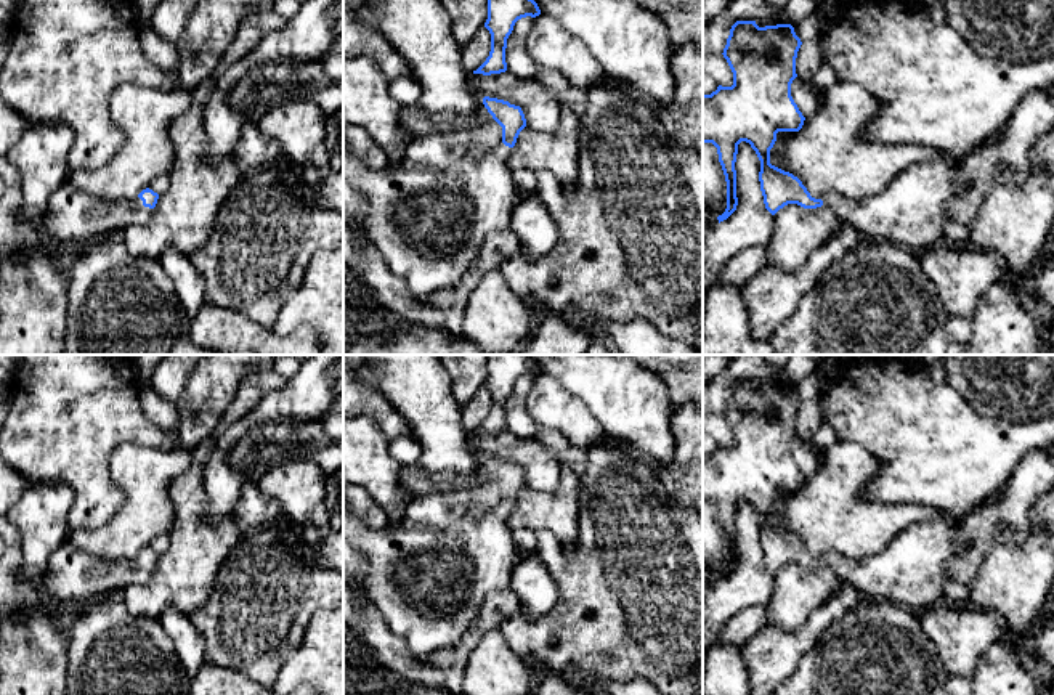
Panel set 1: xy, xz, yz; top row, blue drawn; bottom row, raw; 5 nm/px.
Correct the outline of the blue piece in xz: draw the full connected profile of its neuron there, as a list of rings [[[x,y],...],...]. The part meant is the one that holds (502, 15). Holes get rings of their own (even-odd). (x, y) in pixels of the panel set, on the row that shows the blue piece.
[[[488,0],[488,19],[484,27],[491,34],[491,51],[486,61],[473,74],[501,74],[507,71],[507,39],[518,19],[536,18],[541,10],[534,0]]]

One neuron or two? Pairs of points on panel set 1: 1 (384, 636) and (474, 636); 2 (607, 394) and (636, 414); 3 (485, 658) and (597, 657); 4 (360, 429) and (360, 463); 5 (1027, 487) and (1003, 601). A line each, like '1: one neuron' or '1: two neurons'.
1: one neuron
2: one neuron
3: two neurons
4: one neuron
5: two neurons

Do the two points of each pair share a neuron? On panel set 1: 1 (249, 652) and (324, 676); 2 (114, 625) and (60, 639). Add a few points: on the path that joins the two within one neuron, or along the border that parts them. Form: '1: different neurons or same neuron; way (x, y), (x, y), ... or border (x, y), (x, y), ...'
1: different neurons; border (304, 629), (300, 646), (276, 678)
2: different neurons; border (69, 633), (68, 676)

